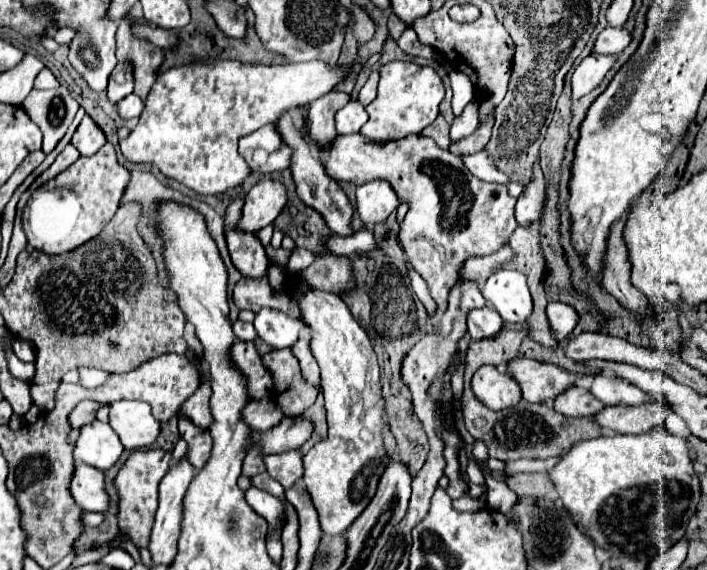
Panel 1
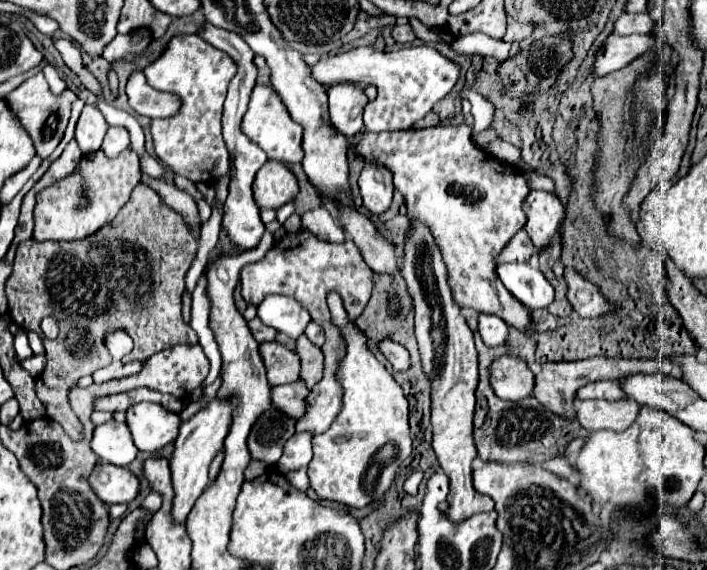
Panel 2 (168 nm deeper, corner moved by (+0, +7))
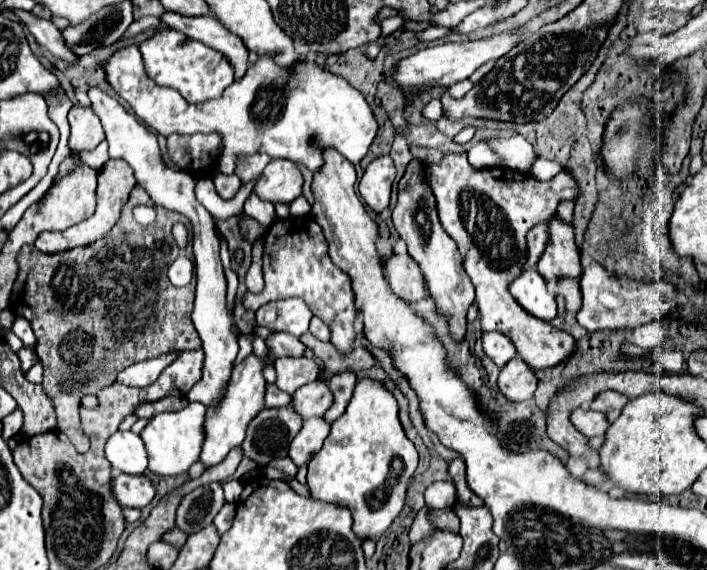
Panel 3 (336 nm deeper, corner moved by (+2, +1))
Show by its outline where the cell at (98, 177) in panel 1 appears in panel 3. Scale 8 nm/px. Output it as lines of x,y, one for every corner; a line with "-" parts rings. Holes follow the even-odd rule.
109,160
97,174
97,210
95,214
81,222
81,224
75,224
63,232
41,232
35,240
35,248
41,250
41,252
47,252
47,254
55,254
55,252
65,252
69,248
75,248
75,246
87,246
99,238
103,238
119,220
119,212
123,208
123,204
127,202
129,198
129,192
133,190
135,186
135,178
133,178
133,170
131,166
125,162
125,160

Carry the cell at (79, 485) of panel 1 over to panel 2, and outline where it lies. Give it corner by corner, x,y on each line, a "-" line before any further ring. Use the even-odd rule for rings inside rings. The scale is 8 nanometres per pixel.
97,464
91,474
91,488
105,504
127,504
131,502
139,490
139,478
127,468
113,464

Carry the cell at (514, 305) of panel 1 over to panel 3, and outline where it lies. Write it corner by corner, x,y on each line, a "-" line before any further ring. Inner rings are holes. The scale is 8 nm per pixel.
523,270
517,280
509,284
509,292
533,316
545,322
557,316
555,296
547,290
545,280
537,274
537,270

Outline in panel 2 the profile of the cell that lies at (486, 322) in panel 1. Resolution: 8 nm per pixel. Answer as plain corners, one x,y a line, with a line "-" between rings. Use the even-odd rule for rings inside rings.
479,316
479,334
487,346
505,346
509,328
497,316

